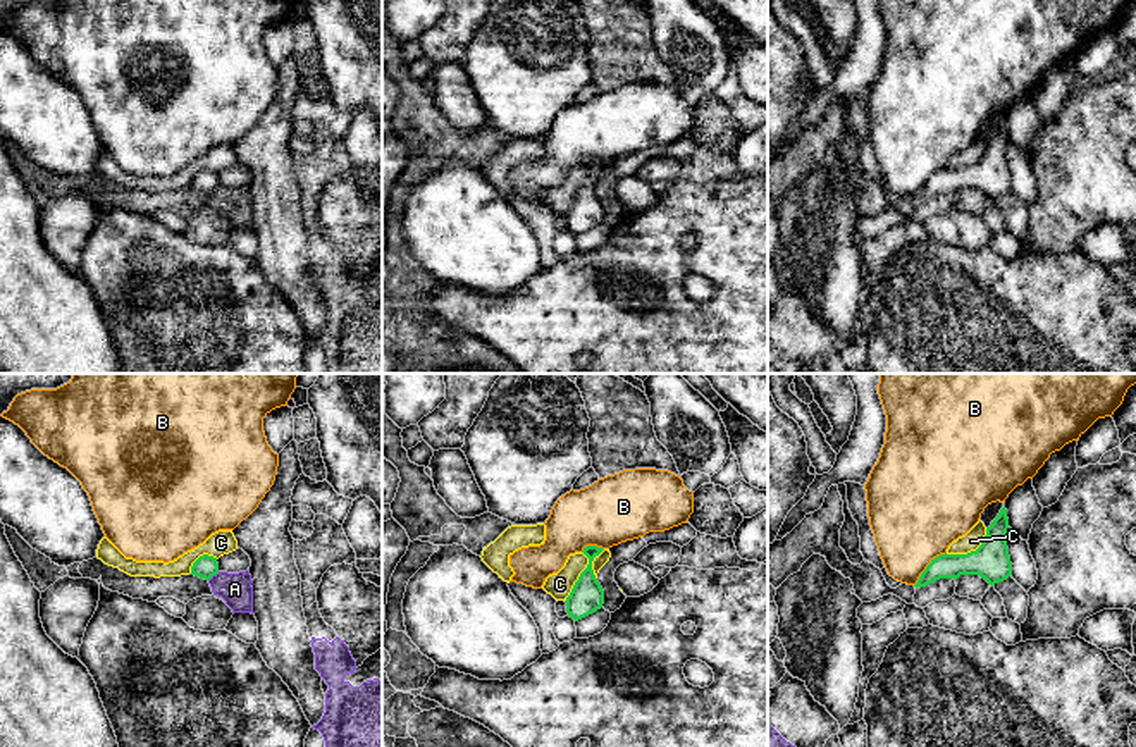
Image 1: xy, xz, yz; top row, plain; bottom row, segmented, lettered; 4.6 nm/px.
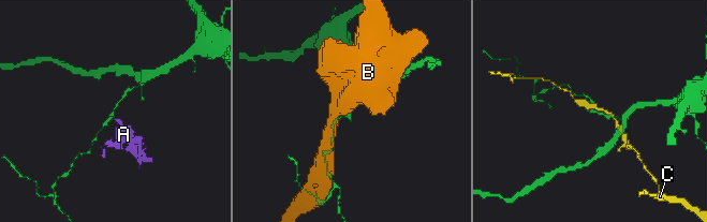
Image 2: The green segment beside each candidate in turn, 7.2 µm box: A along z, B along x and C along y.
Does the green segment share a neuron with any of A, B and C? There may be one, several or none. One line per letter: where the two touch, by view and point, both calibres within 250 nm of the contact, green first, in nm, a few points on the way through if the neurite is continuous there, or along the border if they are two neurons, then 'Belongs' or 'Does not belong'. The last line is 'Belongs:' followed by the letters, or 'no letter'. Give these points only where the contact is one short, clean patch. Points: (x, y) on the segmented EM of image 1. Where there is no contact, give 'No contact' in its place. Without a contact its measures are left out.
A: Touches green at xy (214, 574). Thickness 110 nm (green) against 150 nm. Boundary: xy (219, 572), (209, 580). Does not belong
B: Touches green at yz (926, 567). Thickness 120 nm (green) against 420 nm. Does not belong
C: Touches green at xz (580, 575). Thickness 160 nm (green) against 120 nm. Does not belong
Belongs: no letter

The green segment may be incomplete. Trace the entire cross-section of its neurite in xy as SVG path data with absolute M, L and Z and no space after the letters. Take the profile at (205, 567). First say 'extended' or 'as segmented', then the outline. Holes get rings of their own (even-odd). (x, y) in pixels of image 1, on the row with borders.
as segmented; M208 554L200 556L191 566L191 575L205 580L210 580L217 573L219 573L217 558Z

